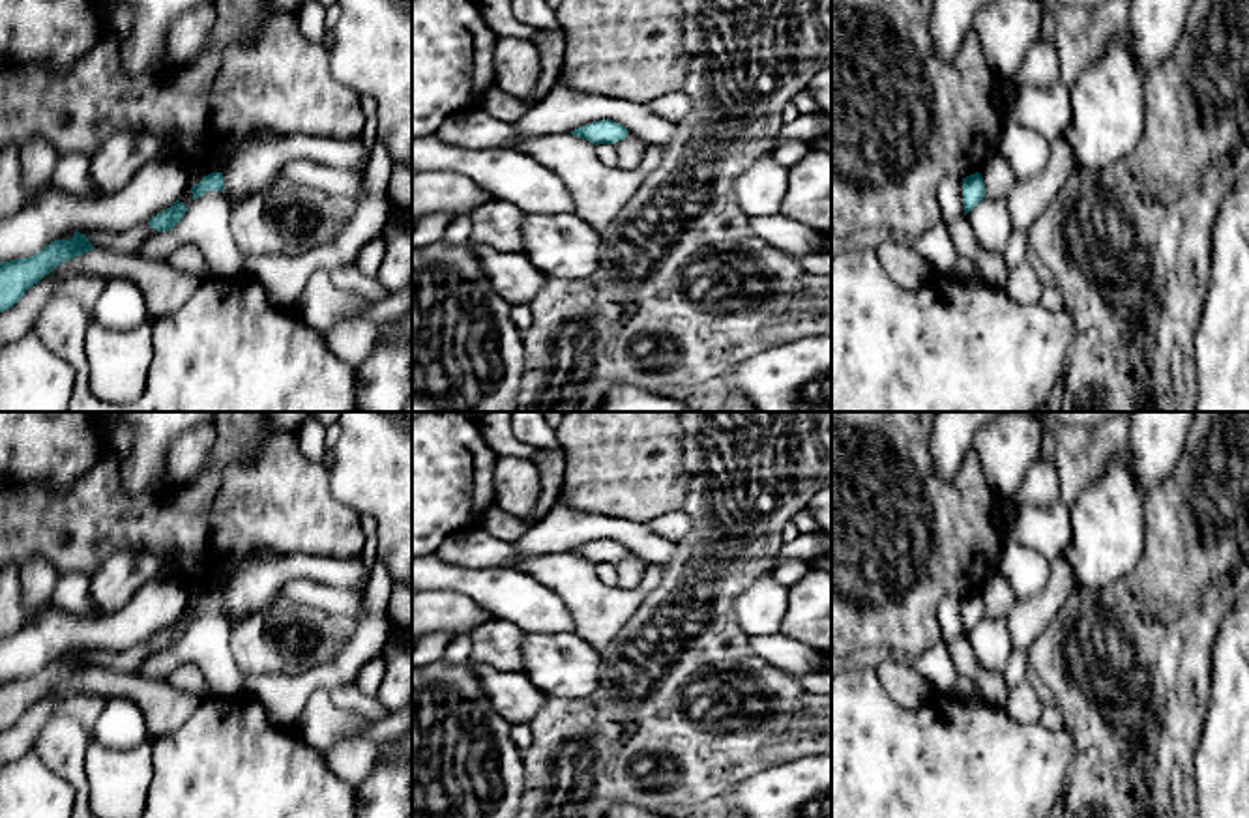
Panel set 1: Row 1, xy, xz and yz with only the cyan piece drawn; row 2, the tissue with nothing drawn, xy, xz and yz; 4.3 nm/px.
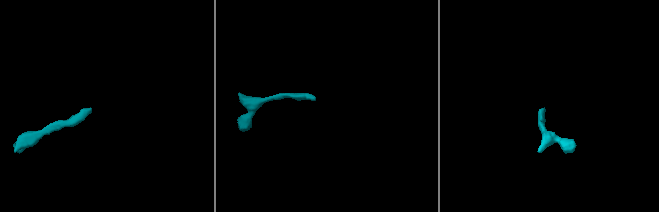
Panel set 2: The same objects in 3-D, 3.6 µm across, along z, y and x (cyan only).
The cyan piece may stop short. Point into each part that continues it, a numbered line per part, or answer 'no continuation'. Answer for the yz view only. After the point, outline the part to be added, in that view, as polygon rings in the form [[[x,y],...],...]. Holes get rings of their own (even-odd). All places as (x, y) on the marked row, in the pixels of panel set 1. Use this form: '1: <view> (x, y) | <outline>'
1: yz (989, 219) | [[[983,198],[966,213],[974,238],[989,253],[1002,253],[1011,232],[1006,198]]]

